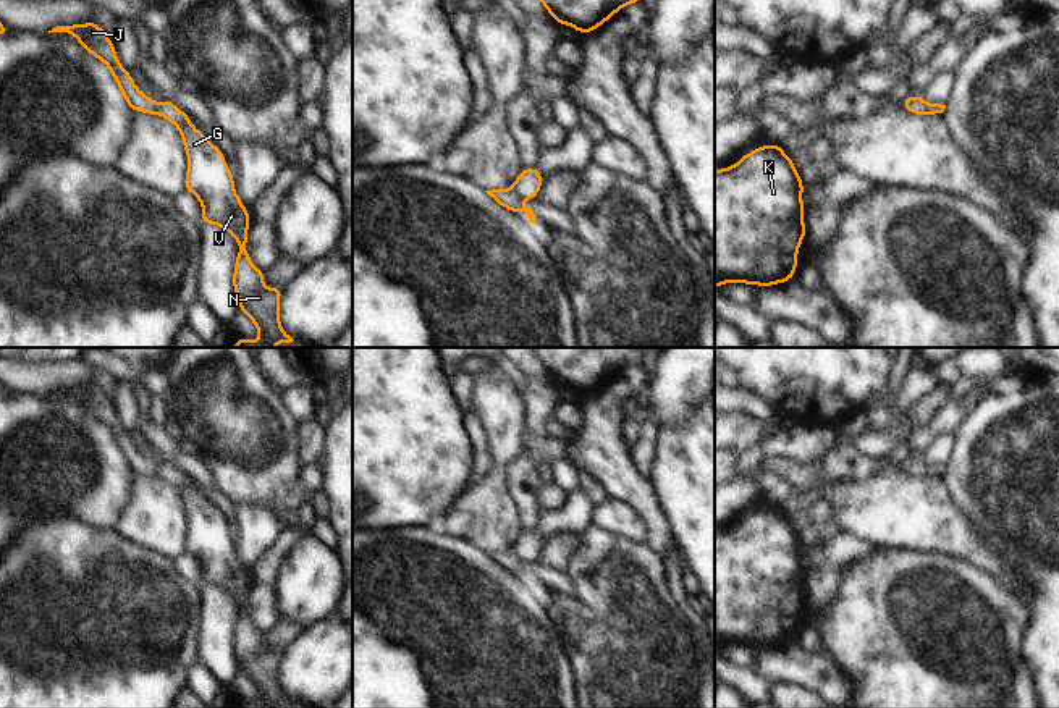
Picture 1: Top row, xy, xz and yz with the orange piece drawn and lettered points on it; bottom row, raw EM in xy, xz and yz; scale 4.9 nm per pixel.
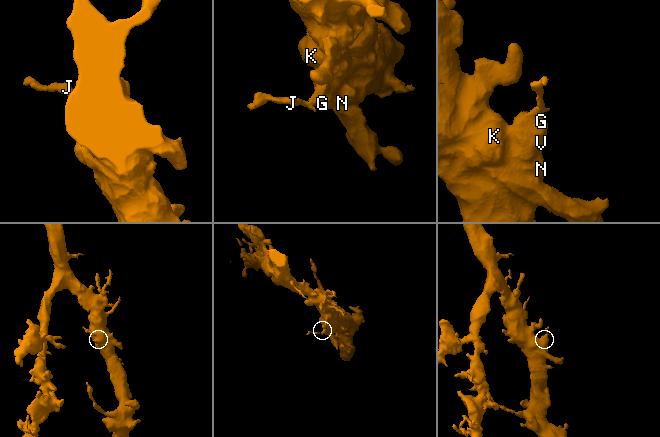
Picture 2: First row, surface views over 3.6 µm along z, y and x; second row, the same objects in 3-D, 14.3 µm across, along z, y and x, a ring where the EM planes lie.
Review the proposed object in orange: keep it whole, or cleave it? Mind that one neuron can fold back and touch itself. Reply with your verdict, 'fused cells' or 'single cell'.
fused cells

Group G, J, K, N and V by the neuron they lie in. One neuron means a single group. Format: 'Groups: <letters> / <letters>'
Groups: G K N V / J

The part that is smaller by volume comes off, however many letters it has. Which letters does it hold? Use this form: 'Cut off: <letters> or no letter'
Cut off: J

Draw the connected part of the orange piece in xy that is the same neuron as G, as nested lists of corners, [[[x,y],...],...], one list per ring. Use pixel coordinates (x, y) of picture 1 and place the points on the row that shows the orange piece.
[[[173,100],[157,103],[157,115],[175,124],[188,155],[184,189],[202,205],[202,223],[217,225],[233,234],[239,252],[233,272],[233,288],[243,310],[259,331],[257,341],[238,338],[233,348],[275,348],[294,339],[280,325],[280,297],[283,288],[264,284],[265,270],[257,270],[246,246],[251,213],[234,191],[234,178],[225,155],[191,123],[191,118],[173,105]]]

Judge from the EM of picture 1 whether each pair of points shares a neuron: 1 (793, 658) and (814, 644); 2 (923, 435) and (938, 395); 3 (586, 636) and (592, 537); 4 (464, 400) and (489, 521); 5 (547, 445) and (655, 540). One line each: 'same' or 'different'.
1: different
2: different
3: same
4: different
5: different

